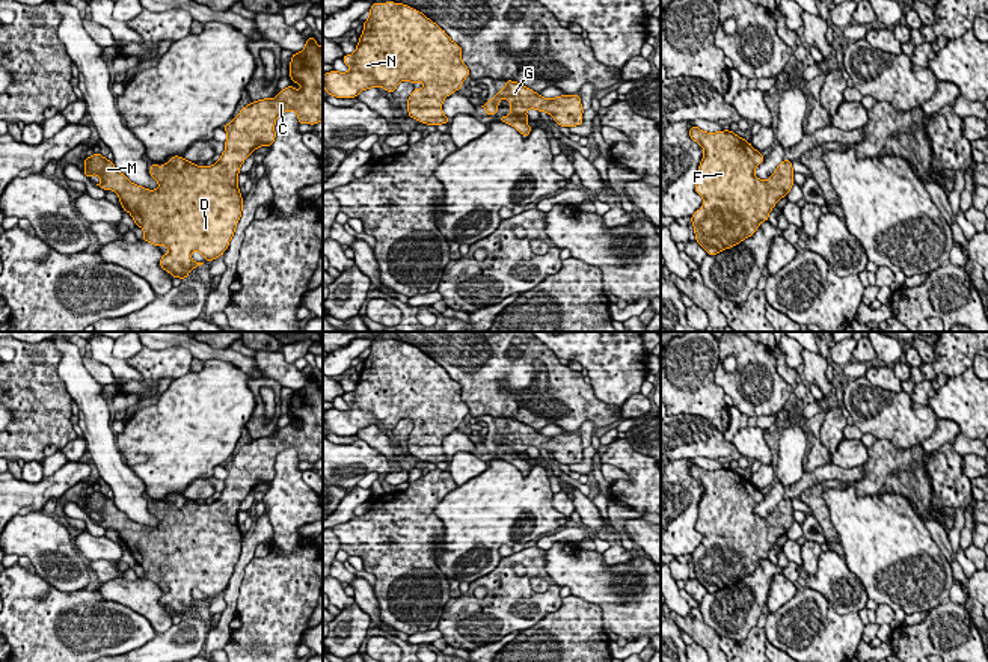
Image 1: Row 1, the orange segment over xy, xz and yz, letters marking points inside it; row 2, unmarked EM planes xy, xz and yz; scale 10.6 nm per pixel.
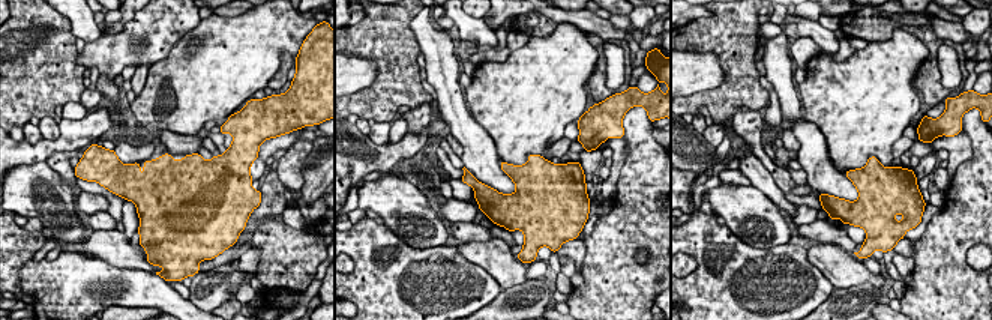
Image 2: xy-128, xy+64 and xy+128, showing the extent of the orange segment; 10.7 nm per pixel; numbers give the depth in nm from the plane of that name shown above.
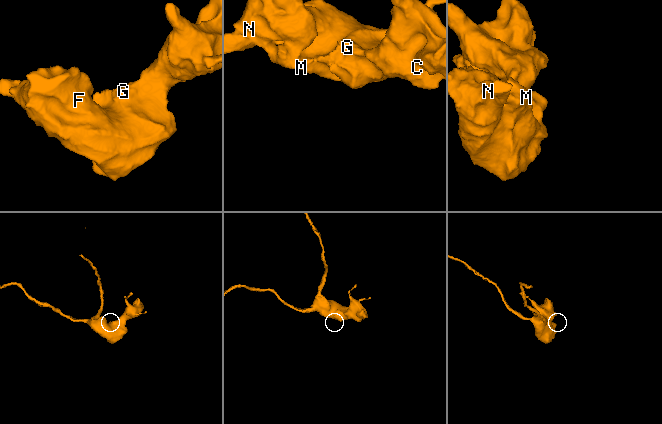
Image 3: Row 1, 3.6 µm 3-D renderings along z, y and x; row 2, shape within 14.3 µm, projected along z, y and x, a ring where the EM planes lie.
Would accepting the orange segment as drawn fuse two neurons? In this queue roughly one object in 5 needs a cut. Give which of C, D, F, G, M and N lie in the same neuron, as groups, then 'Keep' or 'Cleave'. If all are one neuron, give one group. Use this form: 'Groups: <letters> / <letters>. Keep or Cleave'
Groups: C D F G M N. Keep

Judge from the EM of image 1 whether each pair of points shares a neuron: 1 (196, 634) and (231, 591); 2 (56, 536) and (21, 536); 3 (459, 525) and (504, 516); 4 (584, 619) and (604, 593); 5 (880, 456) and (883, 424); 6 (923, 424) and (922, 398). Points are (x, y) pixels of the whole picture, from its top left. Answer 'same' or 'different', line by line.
1: different
2: same
3: same
4: different
5: different
6: different

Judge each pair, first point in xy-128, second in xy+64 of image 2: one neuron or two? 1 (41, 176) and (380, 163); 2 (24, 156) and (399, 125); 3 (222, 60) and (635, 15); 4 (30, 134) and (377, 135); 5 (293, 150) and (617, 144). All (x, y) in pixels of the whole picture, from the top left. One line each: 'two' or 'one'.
1: two
2: two
3: two
4: two
5: two

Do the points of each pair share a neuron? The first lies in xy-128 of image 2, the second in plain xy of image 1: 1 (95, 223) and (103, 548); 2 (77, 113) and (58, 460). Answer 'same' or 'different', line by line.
1: different
2: same

